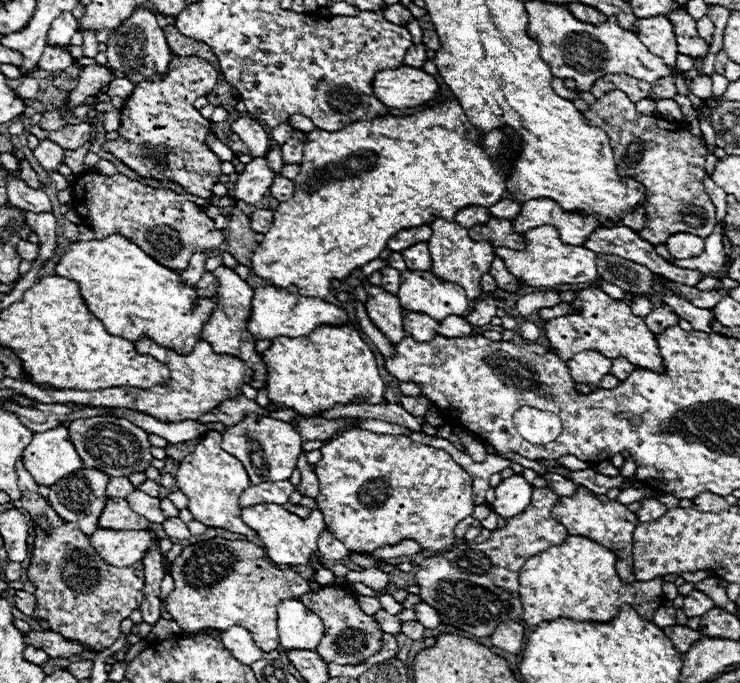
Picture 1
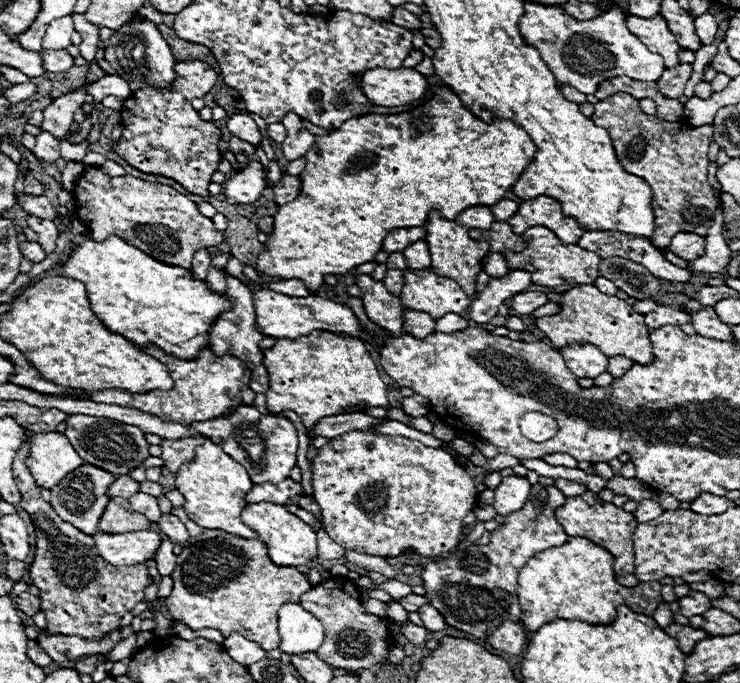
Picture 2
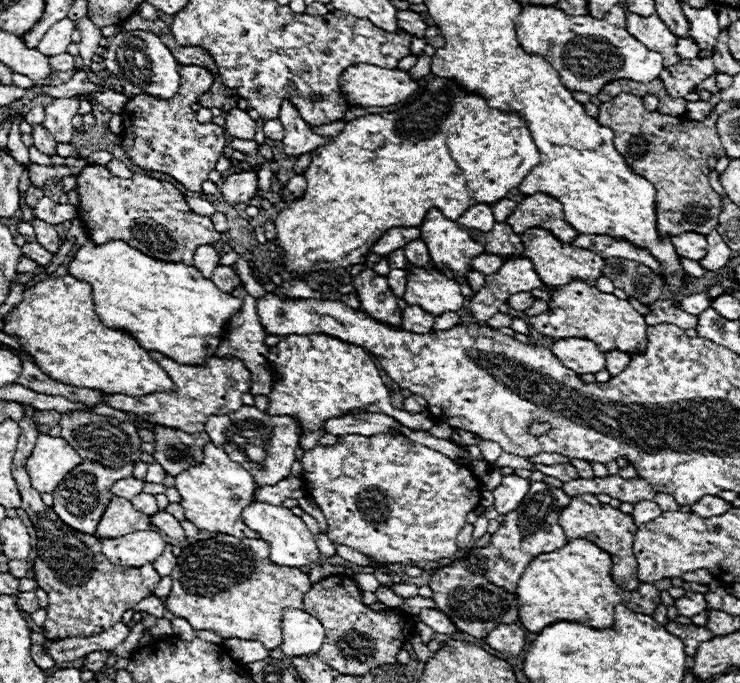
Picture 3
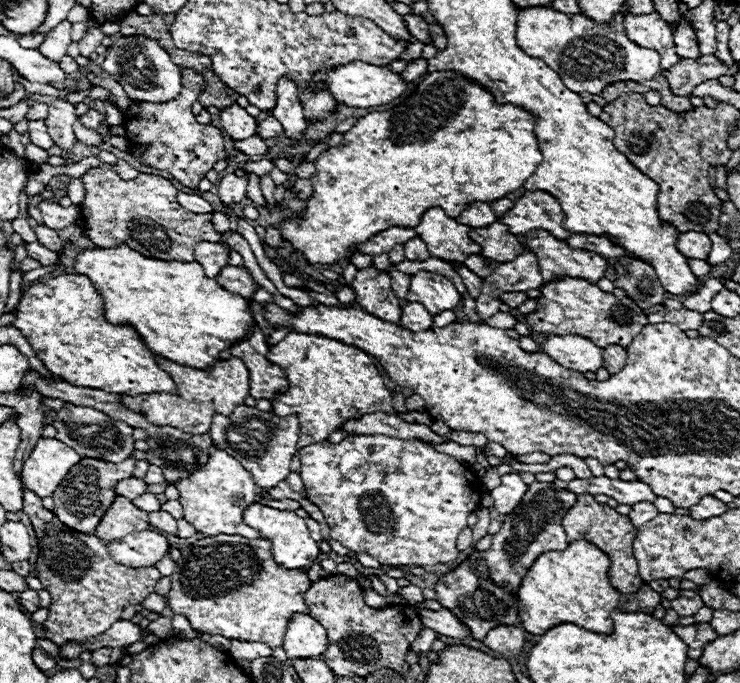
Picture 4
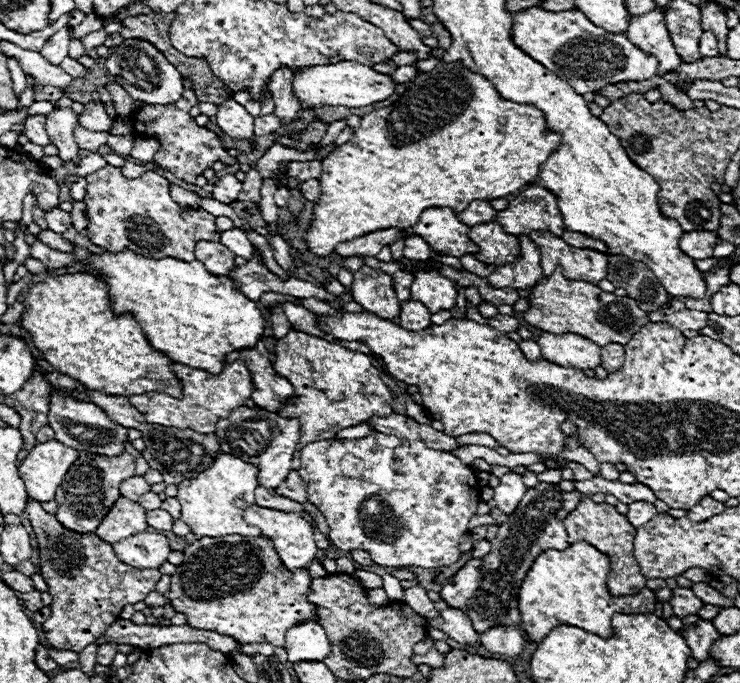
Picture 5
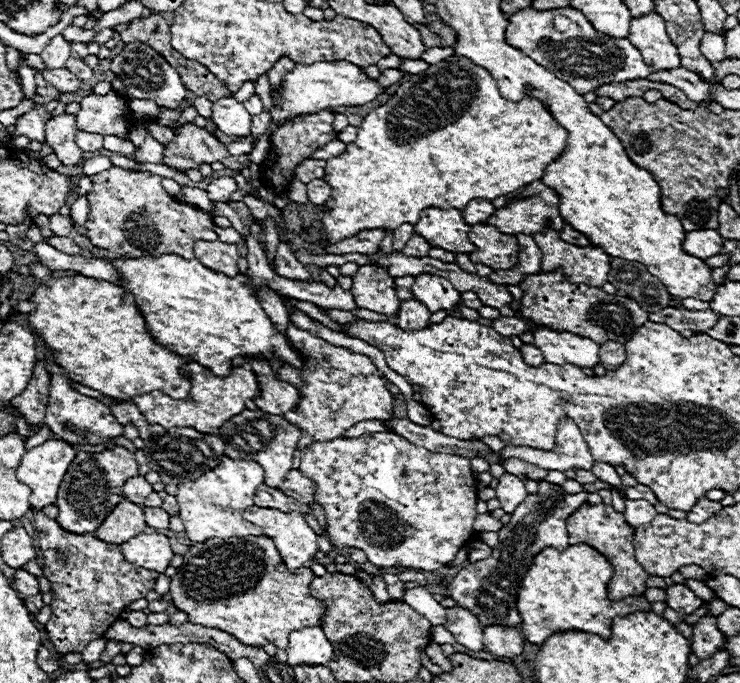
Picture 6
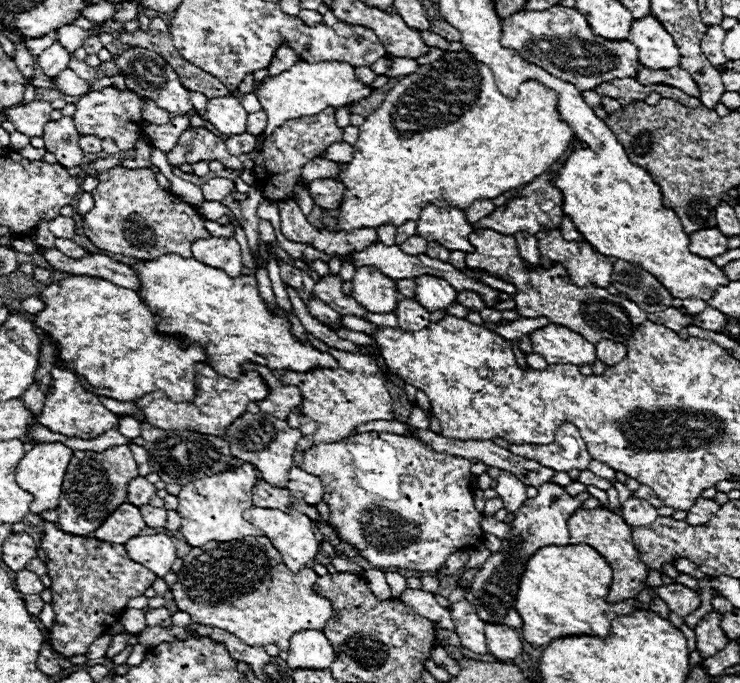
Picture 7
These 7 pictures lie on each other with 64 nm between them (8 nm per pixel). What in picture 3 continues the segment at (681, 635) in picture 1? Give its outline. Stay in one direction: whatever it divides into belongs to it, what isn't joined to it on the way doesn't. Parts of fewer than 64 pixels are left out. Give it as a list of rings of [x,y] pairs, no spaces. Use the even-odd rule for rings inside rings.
[[[668,622],[666,624],[666,630],[684,640],[684,646],[686,646],[686,654],[688,656],[696,656],[698,646],[702,642],[708,642],[710,638],[714,638],[714,634],[706,626],[682,626],[678,622]]]

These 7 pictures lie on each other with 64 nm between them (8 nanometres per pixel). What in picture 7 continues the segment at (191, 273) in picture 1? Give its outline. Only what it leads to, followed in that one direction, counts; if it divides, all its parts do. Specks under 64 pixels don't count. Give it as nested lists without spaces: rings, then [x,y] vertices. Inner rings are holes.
[[[198,238],[192,242],[192,256],[202,264],[228,272],[228,276],[242,274],[240,244],[236,238]]]

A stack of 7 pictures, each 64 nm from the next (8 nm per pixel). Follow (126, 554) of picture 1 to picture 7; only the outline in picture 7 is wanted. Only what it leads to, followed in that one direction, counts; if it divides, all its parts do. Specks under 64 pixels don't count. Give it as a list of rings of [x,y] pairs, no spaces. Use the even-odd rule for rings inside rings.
[[[166,534],[134,536],[124,546],[134,562],[140,562],[148,570],[152,570],[158,578],[164,578],[178,558],[176,546],[172,544],[172,538]]]

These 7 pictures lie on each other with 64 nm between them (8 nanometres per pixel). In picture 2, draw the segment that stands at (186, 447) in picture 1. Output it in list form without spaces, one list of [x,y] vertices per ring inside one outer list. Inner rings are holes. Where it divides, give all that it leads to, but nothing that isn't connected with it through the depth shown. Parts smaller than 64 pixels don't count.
[[[196,434],[192,438],[180,438],[180,440],[166,440],[162,438],[162,462],[164,468],[168,468],[170,472],[178,472],[180,466],[188,460],[196,458],[196,446],[204,444],[206,436]]]

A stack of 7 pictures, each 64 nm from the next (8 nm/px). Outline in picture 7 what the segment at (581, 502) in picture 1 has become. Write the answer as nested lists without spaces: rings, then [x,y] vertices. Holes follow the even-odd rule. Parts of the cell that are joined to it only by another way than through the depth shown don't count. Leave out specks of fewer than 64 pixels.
[[[608,508],[576,510],[568,518],[568,532],[570,532],[570,544],[584,542],[584,544],[592,546],[598,554],[602,554],[606,558],[606,562],[610,564],[610,568],[614,572],[614,580],[612,580],[610,592],[608,592],[610,604],[618,604],[628,598],[636,598],[642,592],[642,588],[644,588],[642,584],[648,576],[648,568],[640,562],[640,556],[632,542],[632,528],[622,520],[620,514],[614,514]]]

